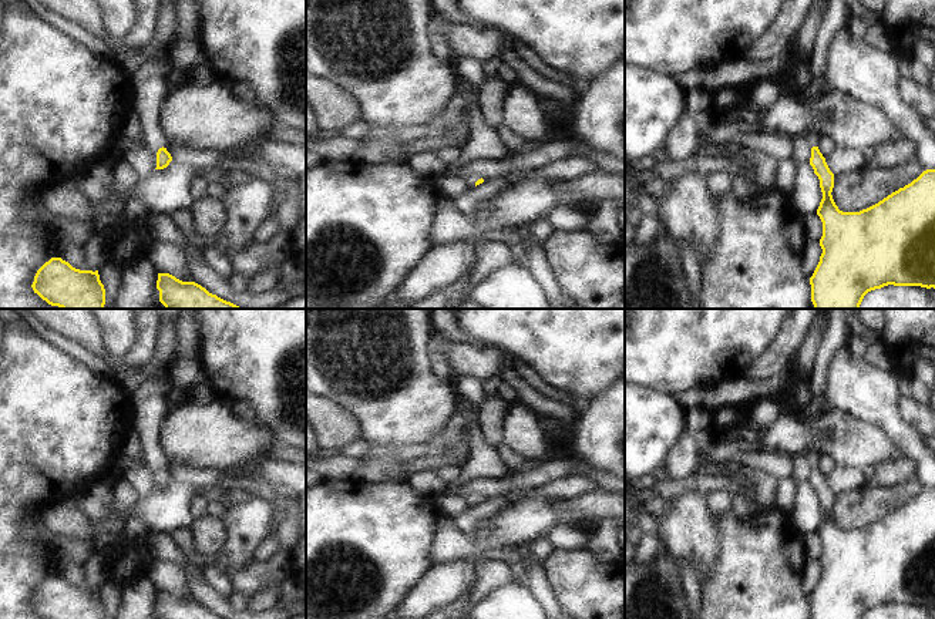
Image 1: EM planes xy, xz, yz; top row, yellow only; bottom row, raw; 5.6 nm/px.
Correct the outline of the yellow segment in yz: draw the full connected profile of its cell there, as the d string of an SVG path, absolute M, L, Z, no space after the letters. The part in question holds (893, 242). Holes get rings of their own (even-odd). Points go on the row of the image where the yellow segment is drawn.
M811 132L810 165L820 179L823 253L810 277L814 309L860 309L864 296L888 285L935 289L935 169L860 212L842 212L833 199L834 174L818 149L821 134Z

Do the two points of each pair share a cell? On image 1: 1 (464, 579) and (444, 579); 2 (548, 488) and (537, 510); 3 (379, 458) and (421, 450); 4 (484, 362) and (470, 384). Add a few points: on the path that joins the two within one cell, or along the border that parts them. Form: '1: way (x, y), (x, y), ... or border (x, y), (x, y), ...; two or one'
1: way (460, 579), (448, 579); one
2: border (532, 490), (568, 500); two
3: way (389, 458), (397, 458), (411, 451); one
4: border (458, 374), (478, 376), (490, 386); two

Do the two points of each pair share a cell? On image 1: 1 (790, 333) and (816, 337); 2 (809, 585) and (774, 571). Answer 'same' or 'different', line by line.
1: different
2: different

